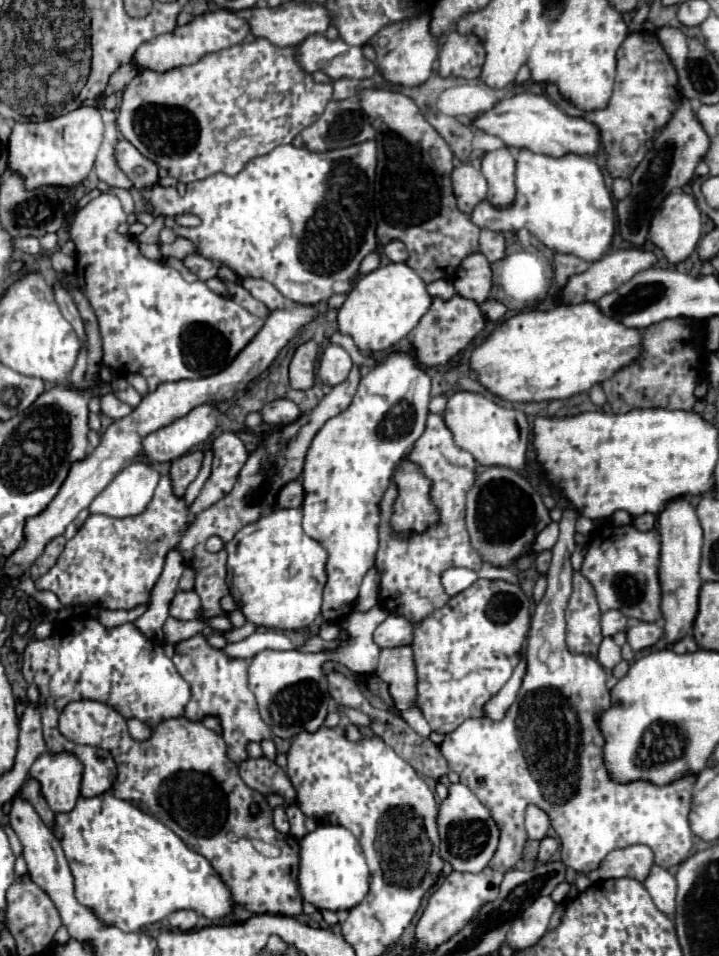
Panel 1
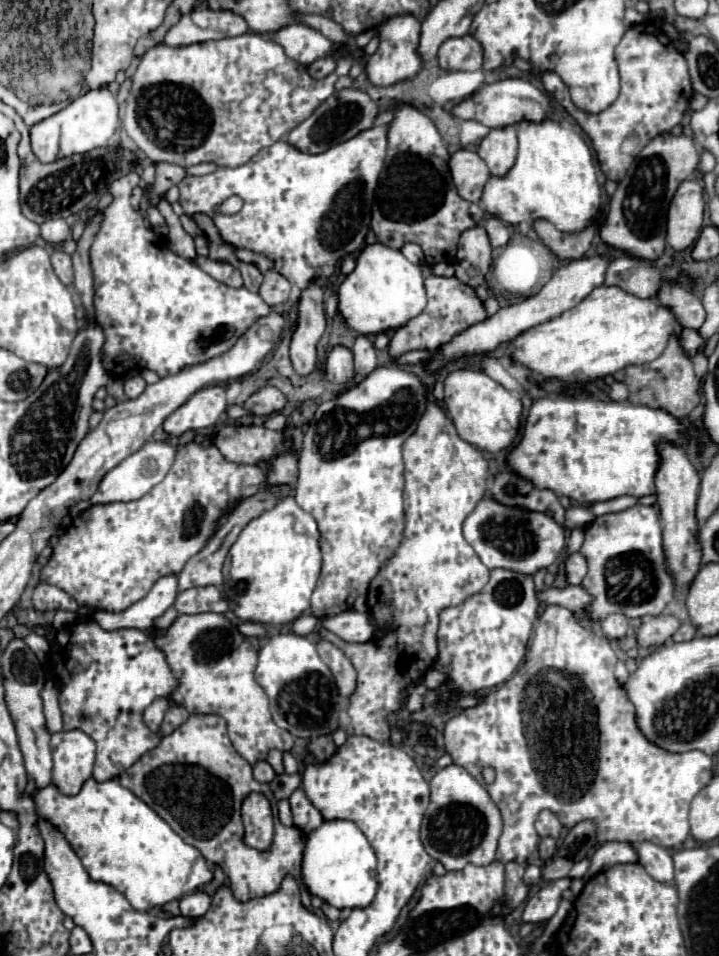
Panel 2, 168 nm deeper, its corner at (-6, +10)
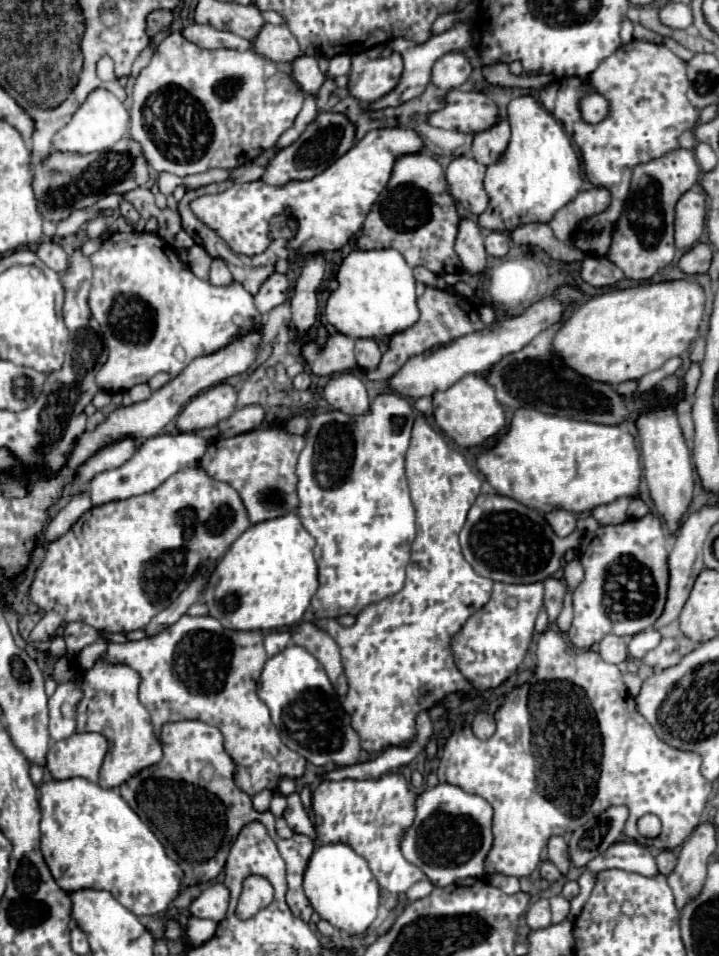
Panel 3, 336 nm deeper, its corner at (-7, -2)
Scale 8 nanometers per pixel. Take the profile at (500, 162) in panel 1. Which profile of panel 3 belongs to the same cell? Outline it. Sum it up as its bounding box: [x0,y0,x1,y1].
[472,118,510,166]

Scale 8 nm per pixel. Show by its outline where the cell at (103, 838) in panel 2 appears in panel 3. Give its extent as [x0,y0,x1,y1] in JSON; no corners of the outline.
[39,778,182,916]

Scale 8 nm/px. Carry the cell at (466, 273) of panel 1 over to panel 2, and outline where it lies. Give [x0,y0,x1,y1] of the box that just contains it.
[455,226,491,286]

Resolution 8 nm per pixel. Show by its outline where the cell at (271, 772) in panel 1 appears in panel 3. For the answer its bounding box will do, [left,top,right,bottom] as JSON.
[252,790,272,812]

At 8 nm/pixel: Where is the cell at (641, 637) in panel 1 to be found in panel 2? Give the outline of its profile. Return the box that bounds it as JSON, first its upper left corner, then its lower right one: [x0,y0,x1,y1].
[637,614,679,648]

